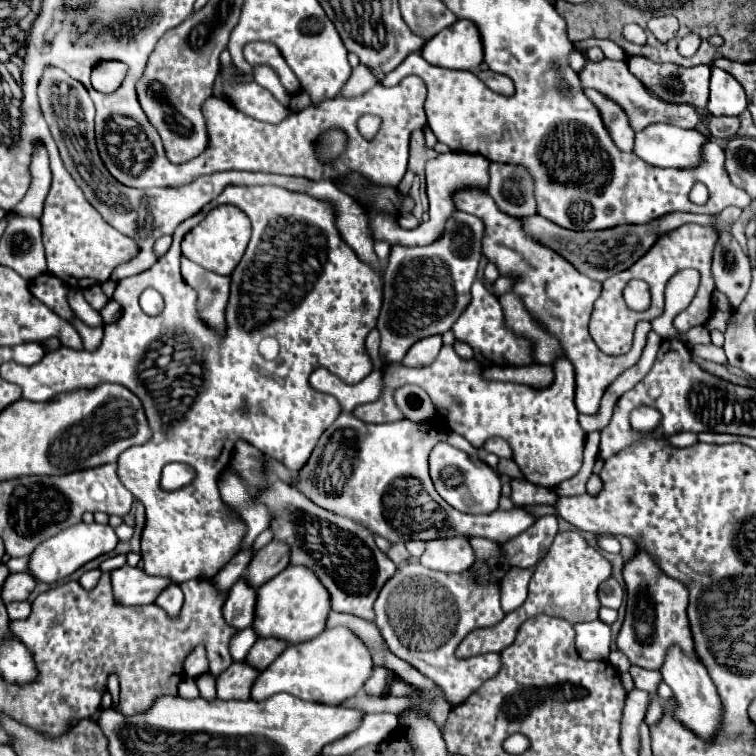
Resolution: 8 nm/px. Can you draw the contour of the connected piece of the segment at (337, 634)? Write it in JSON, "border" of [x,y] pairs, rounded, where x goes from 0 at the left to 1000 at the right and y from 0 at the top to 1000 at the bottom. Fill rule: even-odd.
{"border":[[[456,829],[430,832],[411,848],[382,853],[351,888],[345,888],[335,906],[332,925],[351,927],[364,917],[382,917],[401,927],[417,927],[430,933],[451,933],[456,925],[470,922],[483,901],[493,890],[493,872],[483,851],[478,851],[467,835]]]}

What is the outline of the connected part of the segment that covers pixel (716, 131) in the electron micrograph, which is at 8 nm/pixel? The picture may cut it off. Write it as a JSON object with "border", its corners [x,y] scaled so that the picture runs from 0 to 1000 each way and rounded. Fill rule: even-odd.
{"border":[[[946,155],[934,157],[942,181],[948,184],[970,184],[978,173],[978,155]]]}

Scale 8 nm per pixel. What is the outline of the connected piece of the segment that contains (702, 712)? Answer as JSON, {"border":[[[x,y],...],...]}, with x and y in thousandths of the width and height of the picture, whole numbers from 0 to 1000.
{"border":[[[888,856],[880,877],[874,882],[874,893],[877,901],[890,911],[893,917],[893,938],[888,940],[888,948],[893,954],[901,954],[911,967],[917,967],[919,972],[925,972],[930,980],[943,980],[946,972],[954,964],[954,951],[956,951],[956,933],[954,925],[948,919],[948,911],[933,885],[930,877],[911,872],[901,858]]]}

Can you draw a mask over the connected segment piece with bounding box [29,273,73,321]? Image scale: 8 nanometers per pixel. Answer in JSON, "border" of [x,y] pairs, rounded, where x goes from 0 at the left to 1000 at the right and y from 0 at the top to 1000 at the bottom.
{"border":[[[60,361],[49,369],[44,369],[38,374],[38,382],[44,388],[44,393],[49,393],[57,403],[62,403],[65,409],[70,409],[70,414],[75,414],[78,419],[83,419],[86,425],[91,425],[97,419],[97,411],[89,401],[89,380],[81,369]]]}

